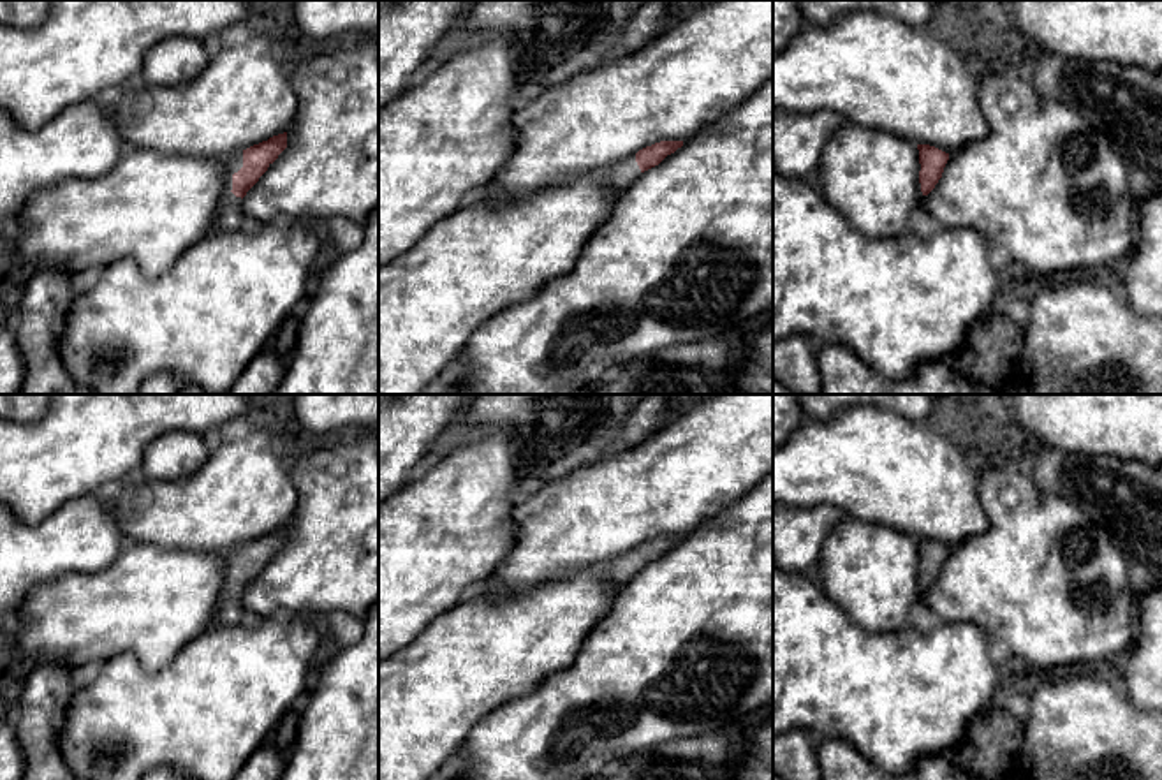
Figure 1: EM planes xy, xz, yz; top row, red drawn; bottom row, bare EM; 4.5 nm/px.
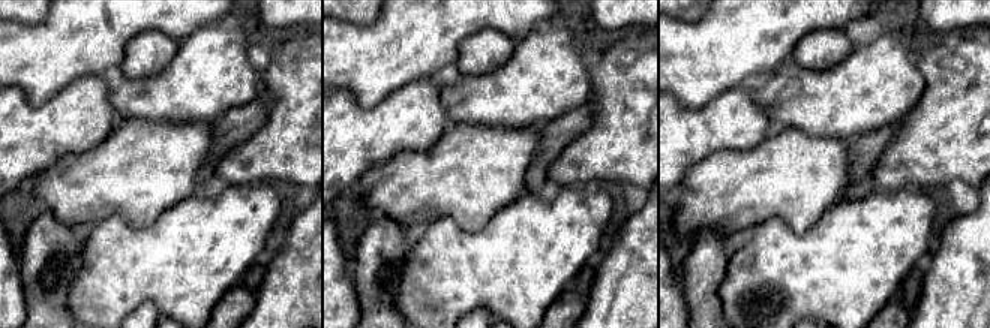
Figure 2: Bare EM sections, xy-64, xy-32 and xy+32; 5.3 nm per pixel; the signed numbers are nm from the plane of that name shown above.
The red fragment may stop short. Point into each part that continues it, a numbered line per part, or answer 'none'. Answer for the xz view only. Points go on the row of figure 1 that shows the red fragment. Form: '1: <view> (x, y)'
1: xz (620, 175)

